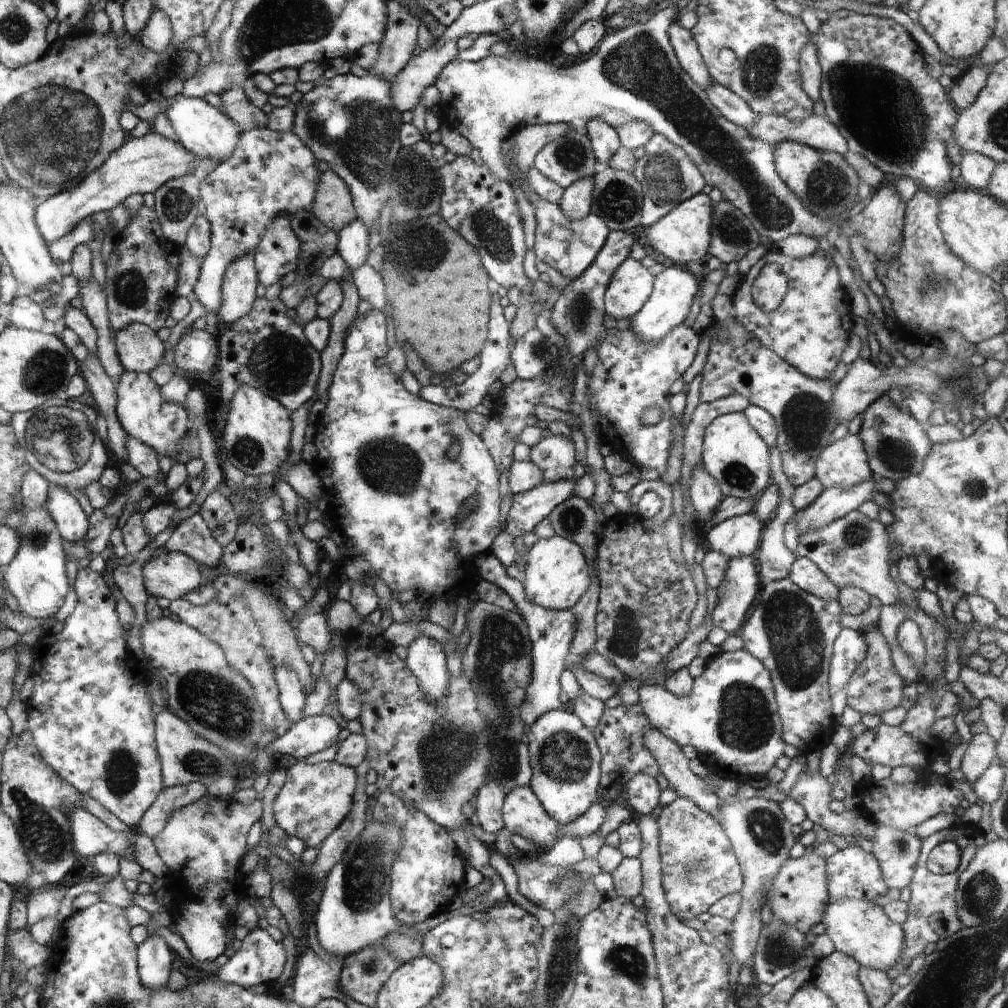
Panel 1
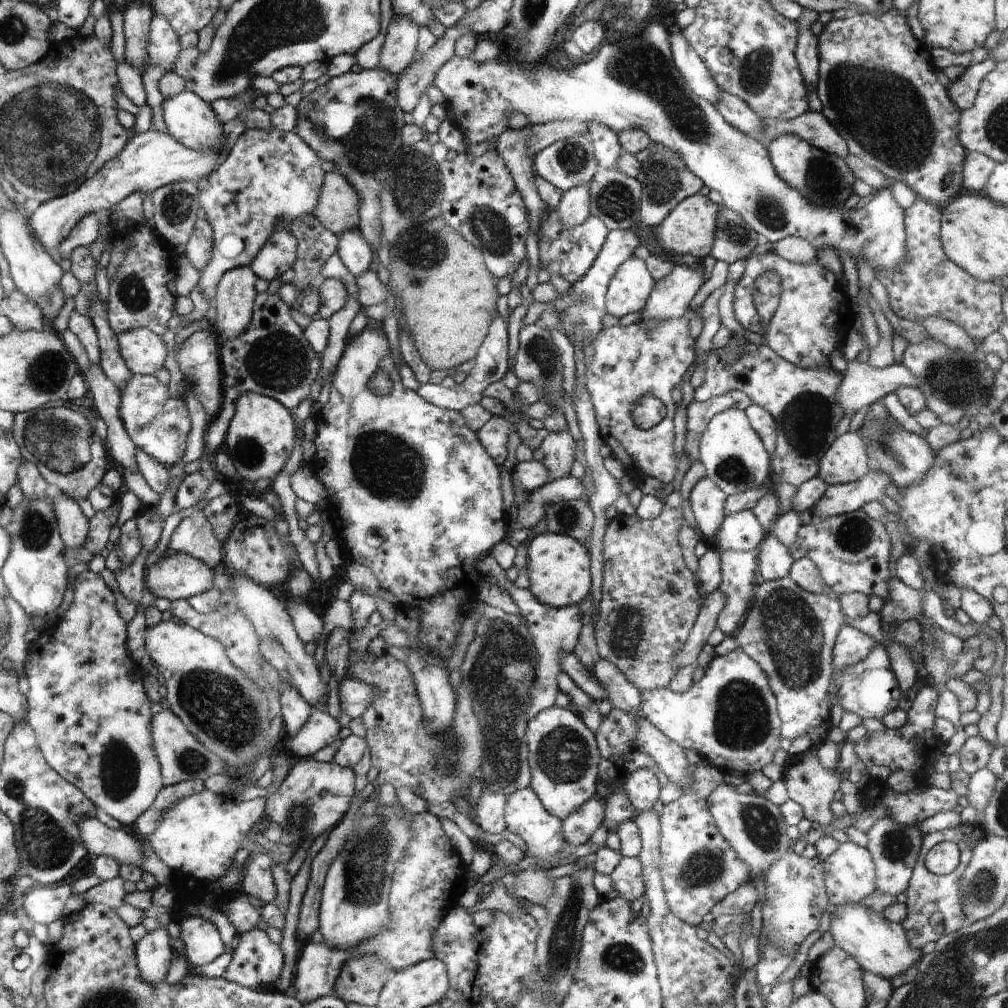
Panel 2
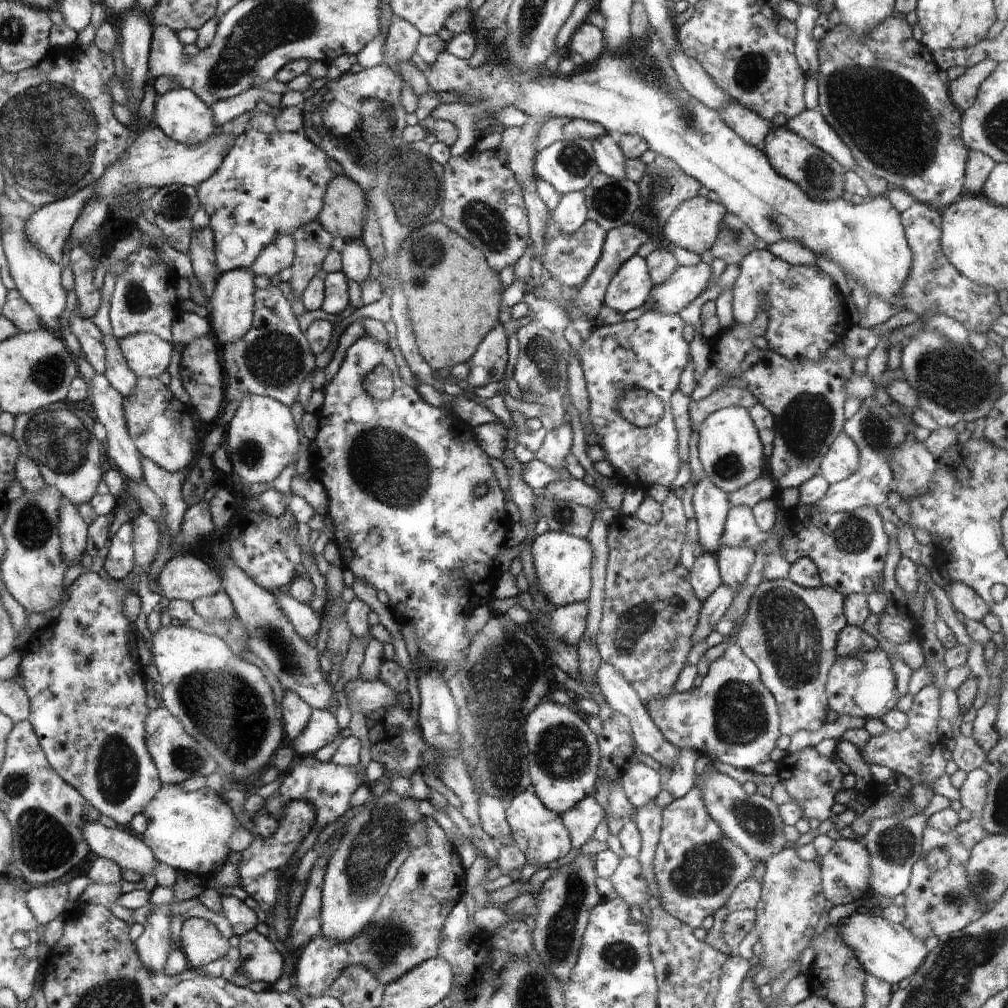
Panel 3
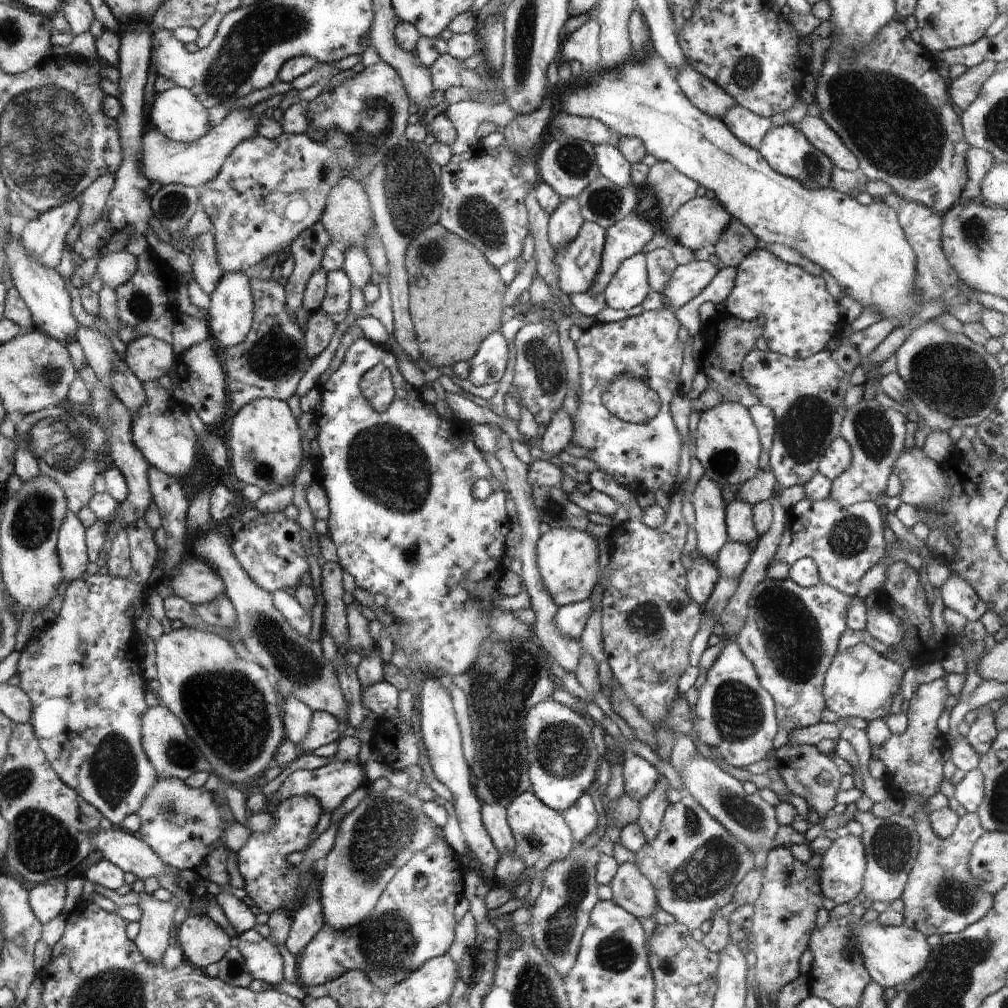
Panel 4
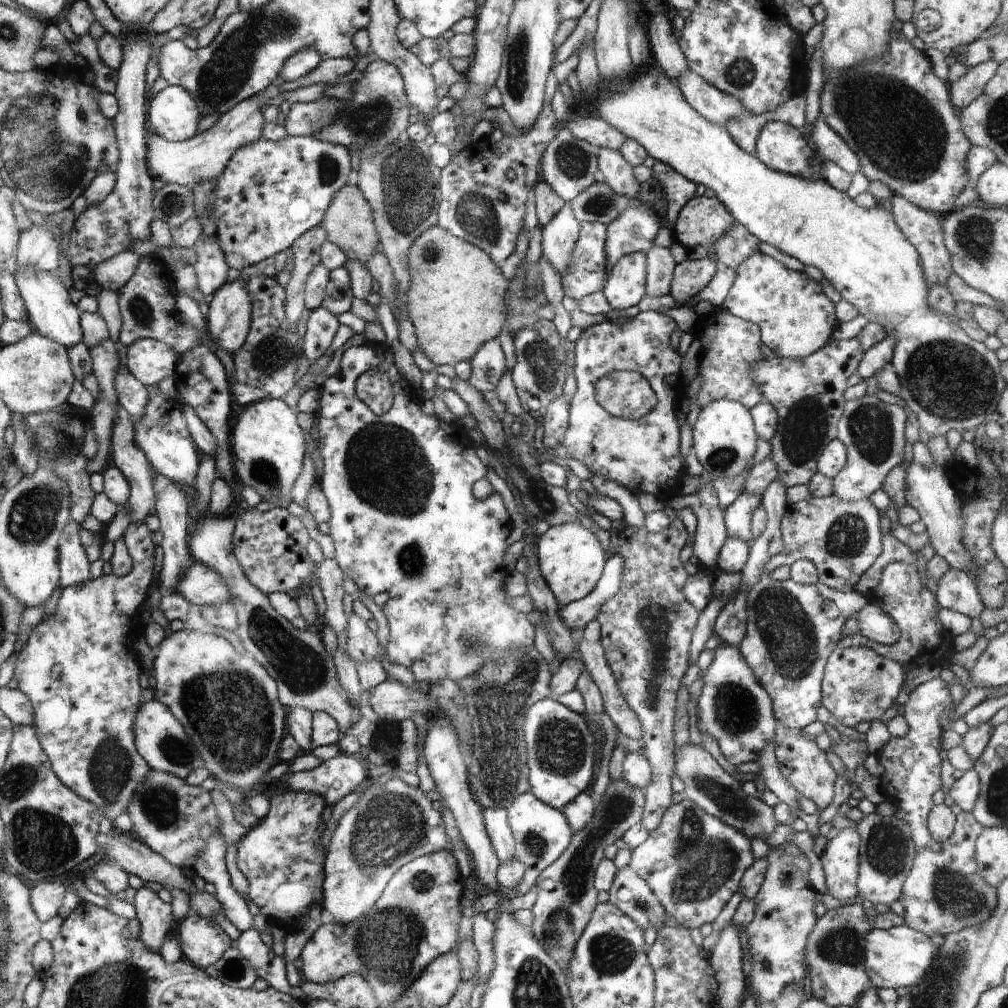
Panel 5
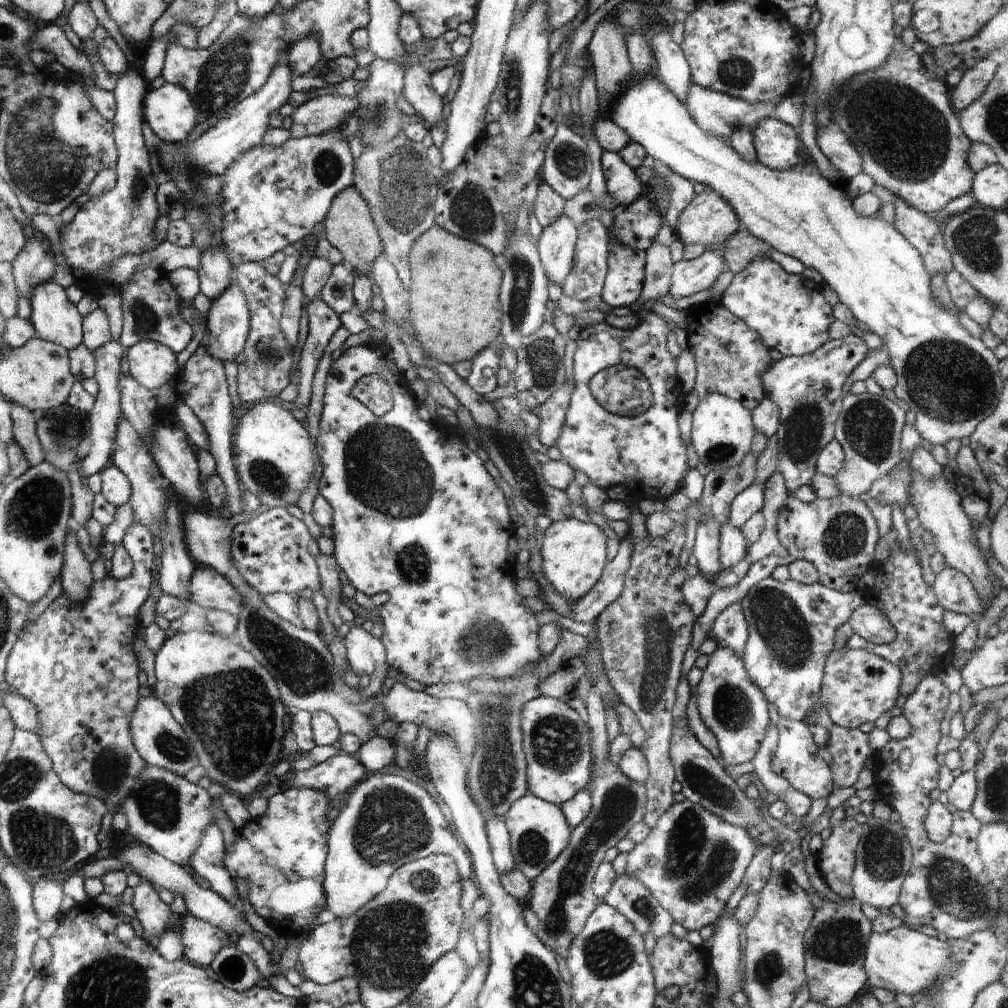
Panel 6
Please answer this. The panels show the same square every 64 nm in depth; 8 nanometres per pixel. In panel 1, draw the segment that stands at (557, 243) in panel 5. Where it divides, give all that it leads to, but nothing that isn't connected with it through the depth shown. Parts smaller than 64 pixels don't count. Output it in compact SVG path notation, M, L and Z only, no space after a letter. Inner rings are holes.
M589 176L577 180L564 189L559 205L566 216L571 219L581 219L590 213L594 185L593 176Z

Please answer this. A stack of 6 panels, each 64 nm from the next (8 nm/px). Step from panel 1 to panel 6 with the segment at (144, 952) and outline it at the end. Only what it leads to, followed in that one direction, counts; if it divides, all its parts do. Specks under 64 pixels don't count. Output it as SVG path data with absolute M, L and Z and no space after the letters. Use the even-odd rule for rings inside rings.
M141 880L133 890L132 906L142 924L142 938L155 947L159 936L168 930L166 925L172 913L170 905L162 902L159 892L148 881Z

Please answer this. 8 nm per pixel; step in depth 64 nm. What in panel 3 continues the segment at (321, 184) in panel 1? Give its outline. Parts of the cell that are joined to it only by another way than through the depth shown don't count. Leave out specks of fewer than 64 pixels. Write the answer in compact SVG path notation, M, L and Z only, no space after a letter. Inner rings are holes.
M336 175L328 183L317 219L333 238L361 240L366 209L365 192L346 175Z

